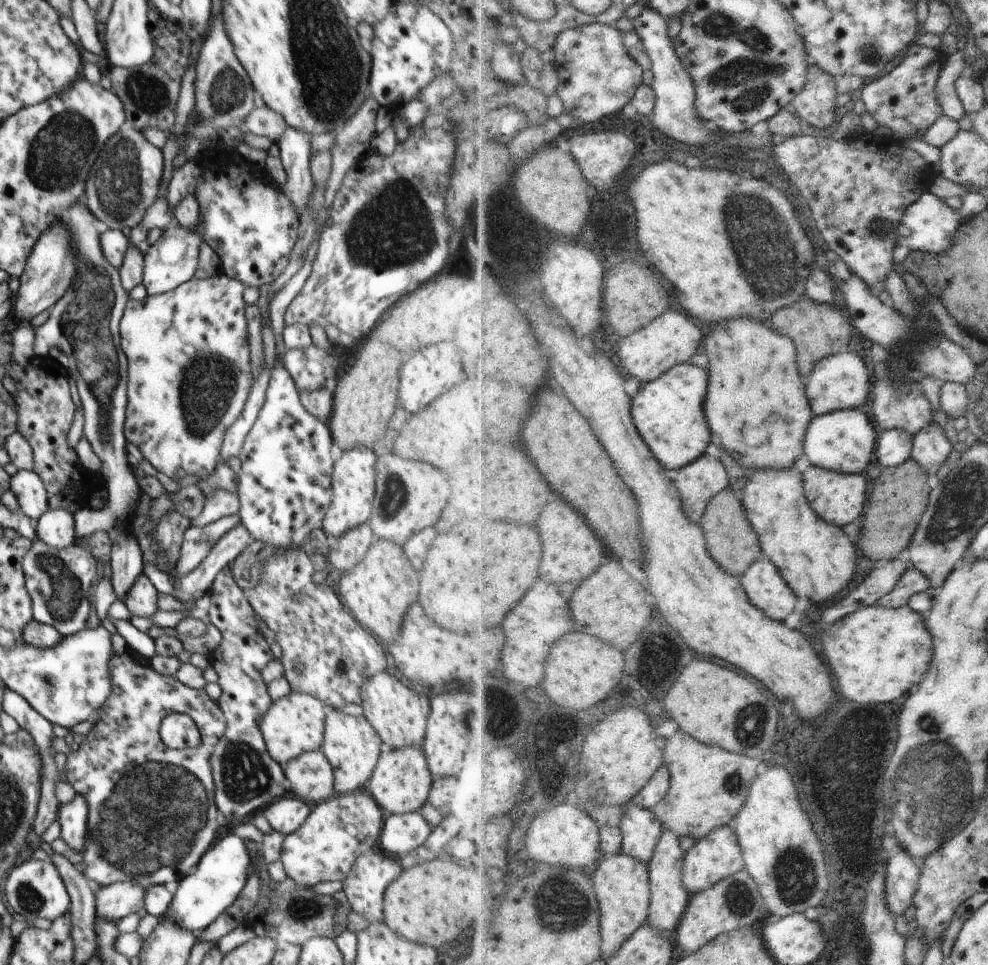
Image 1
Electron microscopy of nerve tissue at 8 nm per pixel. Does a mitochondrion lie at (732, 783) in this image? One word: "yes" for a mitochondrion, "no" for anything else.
yes

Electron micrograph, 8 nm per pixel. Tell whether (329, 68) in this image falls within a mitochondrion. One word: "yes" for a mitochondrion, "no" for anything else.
yes

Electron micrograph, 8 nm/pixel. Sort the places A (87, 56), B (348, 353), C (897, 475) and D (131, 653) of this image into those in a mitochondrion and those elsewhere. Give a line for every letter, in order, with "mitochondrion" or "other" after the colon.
A: other
B: other
C: other
D: other

